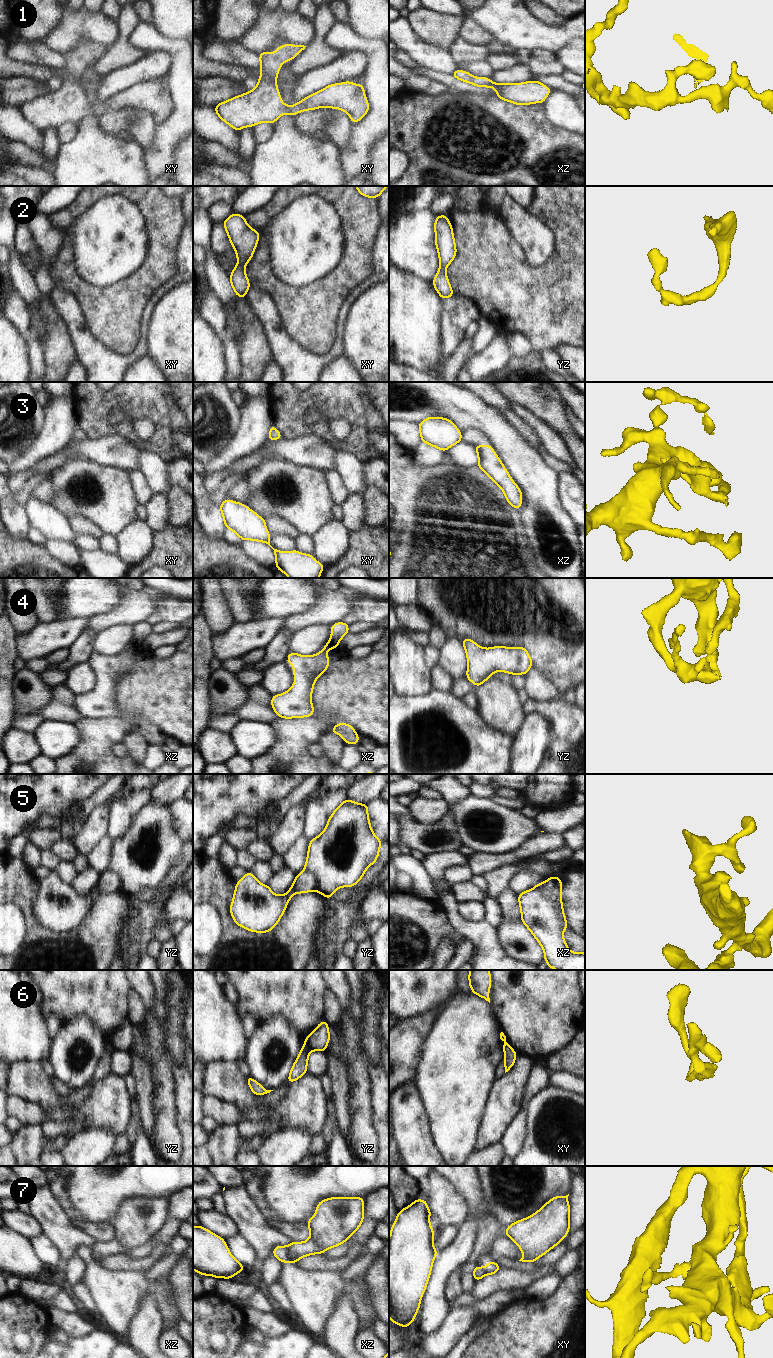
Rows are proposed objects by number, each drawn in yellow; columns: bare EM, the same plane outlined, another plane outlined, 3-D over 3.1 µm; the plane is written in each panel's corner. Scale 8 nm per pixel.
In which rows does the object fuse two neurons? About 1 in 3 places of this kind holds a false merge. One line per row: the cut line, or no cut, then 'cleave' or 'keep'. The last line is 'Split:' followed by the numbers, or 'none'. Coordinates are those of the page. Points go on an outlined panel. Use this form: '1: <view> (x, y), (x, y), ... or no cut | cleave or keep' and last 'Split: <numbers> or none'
1: no cut | keep
2: no cut | keep
3: xz (461, 436), (459, 441) | cleave
4: no cut | keep
5: yz (304, 869), (316, 879), (316, 890) | cleave
6: yz (305, 1042), (312, 1049) | cleave
7: xz (285, 1246), (287, 1257), (292, 1262) | cleave
Split: 3, 5, 6, 7

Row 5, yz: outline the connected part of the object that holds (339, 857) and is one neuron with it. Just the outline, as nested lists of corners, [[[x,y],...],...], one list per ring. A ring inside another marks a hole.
[[[347,798],[333,811],[324,831],[309,841],[304,870],[317,879],[316,891],[331,900],[340,887],[354,887],[370,865],[375,864],[384,842],[379,840],[371,826],[368,804]]]

